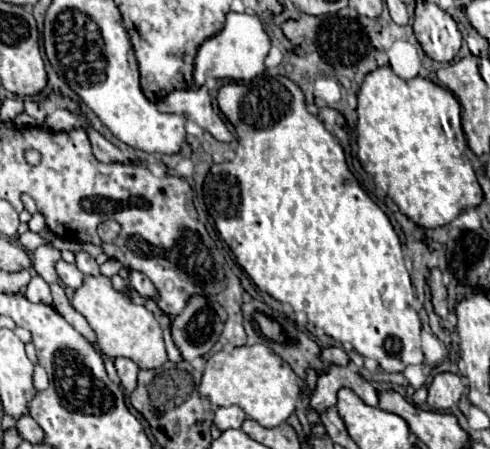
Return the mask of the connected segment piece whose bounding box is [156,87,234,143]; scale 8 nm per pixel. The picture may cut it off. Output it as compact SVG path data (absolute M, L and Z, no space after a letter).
M200 87L196 91L192 89L172 91L170 95L166 95L166 99L156 103L156 106L164 113L180 113L186 119L192 119L196 125L206 129L218 141L230 143L234 139L234 135L228 131L222 117L214 113L206 87Z

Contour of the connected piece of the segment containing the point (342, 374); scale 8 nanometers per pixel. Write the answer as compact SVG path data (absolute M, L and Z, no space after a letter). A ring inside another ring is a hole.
M348 363L346 367L328 365L328 371L318 377L316 391L306 409L306 417L312 427L320 423L320 415L326 409L332 409L336 405L336 393L342 387L352 389L366 405L370 405L370 407L378 405L378 391L360 375L360 371L354 363Z

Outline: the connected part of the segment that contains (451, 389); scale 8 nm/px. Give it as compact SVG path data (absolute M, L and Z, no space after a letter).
M438 373L428 387L426 403L432 409L446 411L446 409L458 405L460 397L462 397L462 391L464 391L464 383L462 383L460 375L456 375L456 373Z

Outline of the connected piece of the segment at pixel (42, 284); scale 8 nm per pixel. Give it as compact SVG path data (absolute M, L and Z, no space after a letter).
M34 275L32 281L28 283L26 297L28 297L28 301L32 301L32 303L46 303L46 305L52 305L50 287L48 287L48 283L46 283L40 275Z

